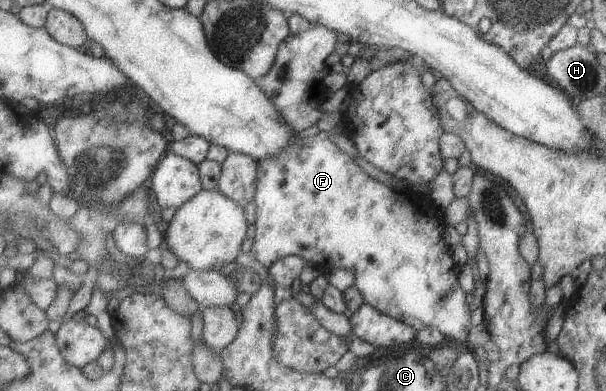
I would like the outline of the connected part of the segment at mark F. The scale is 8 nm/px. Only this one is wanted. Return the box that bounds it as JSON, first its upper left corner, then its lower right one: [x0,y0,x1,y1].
[251,131,471,342]

